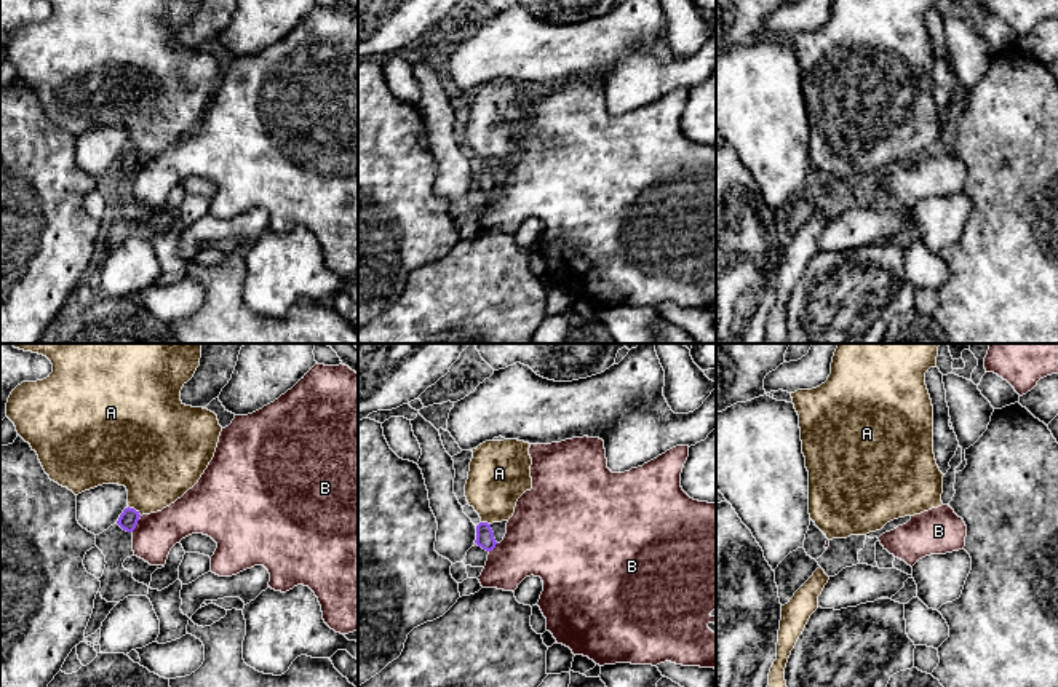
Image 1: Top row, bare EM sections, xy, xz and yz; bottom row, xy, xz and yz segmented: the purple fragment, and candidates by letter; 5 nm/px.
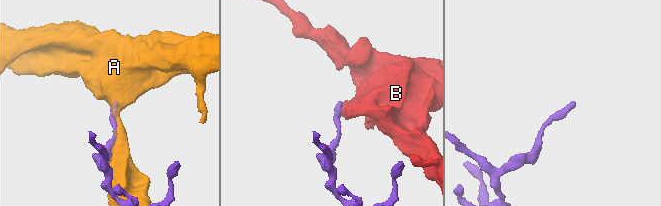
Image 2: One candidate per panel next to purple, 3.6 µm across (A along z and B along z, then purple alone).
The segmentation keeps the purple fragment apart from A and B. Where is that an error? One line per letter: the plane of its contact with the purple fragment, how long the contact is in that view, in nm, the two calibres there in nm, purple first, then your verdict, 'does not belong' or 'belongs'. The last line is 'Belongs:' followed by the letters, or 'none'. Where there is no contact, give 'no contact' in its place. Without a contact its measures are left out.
A: contact in xy; length 90 nm; calibres 100 and 400 nm; does not belong
B: contact in xy; length 80 nm; calibres 100 and 220 nm; does not belong
Belongs: none

